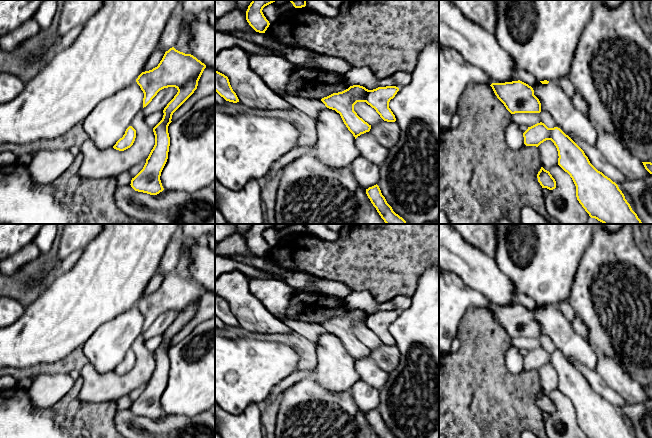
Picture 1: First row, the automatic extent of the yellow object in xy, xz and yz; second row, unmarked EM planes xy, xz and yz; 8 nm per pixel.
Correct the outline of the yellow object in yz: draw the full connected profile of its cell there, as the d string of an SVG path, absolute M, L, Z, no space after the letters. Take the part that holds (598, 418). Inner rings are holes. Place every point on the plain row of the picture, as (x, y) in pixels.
M540 346L523 357L526 370L538 371L546 364L551 364L558 375L558 389L567 396L576 410L576 421L588 438L636 438L625 423L618 409L598 395L589 385L584 375L560 352L548 352Z

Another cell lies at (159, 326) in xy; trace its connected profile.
M168 311L160 314L152 325L142 333L142 342L144 343L148 339L151 339L157 335L163 335L177 316L178 314L175 311Z

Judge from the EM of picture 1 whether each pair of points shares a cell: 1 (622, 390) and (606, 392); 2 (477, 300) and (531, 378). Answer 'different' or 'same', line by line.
1: different
2: different

